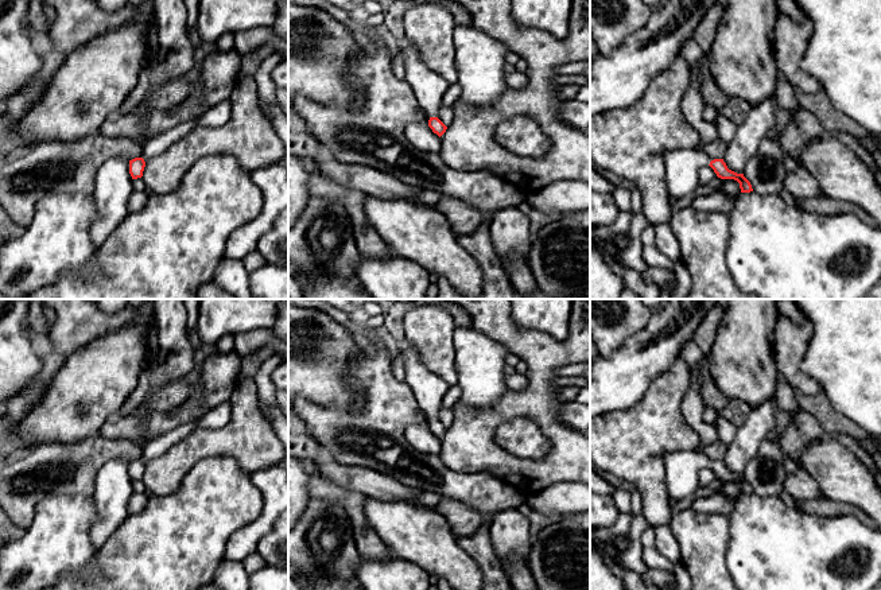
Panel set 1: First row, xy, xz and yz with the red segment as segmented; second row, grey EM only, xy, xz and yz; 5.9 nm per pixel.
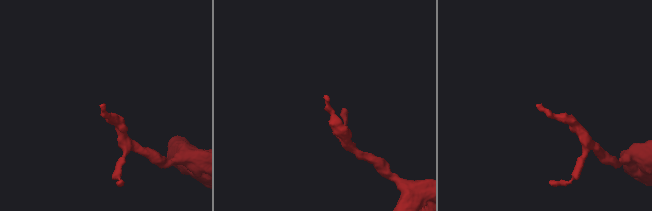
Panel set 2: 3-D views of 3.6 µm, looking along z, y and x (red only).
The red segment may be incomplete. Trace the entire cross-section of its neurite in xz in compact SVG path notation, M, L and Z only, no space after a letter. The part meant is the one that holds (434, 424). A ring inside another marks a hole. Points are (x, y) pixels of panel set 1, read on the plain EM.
M405 338L401 342L405 360L405 384L412 389L418 404L428 416L428 428L439 439L447 428L436 419L450 385L422 362L416 348Z

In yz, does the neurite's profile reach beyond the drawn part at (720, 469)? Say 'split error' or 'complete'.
split error

